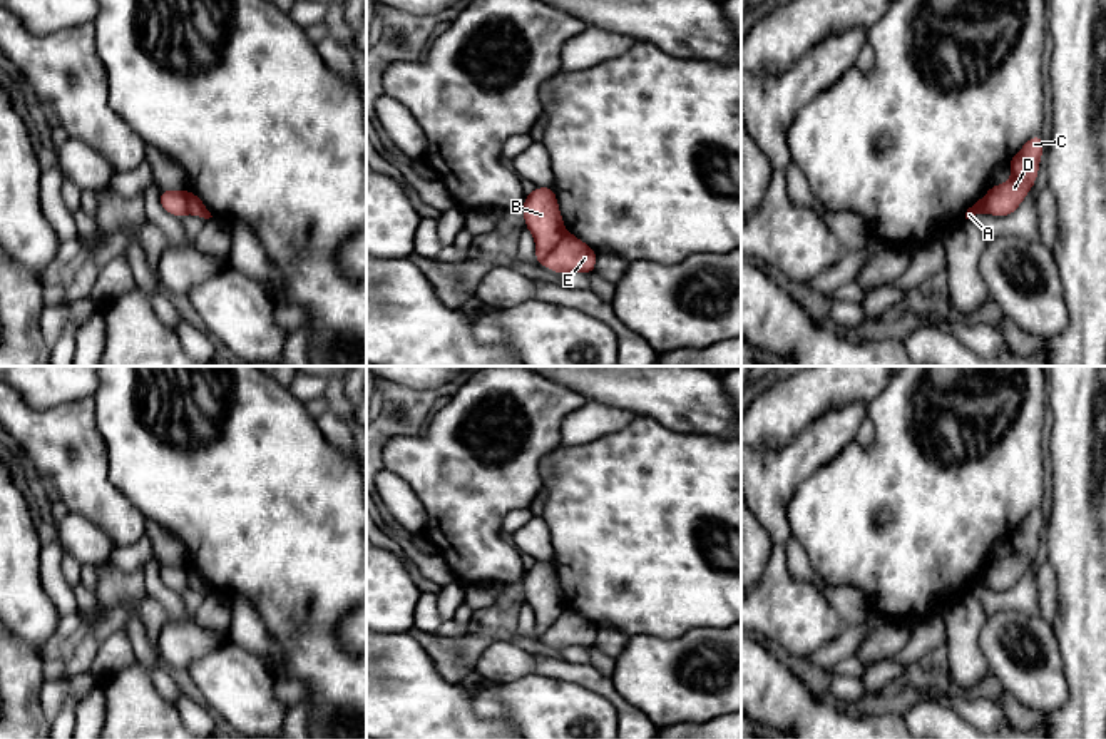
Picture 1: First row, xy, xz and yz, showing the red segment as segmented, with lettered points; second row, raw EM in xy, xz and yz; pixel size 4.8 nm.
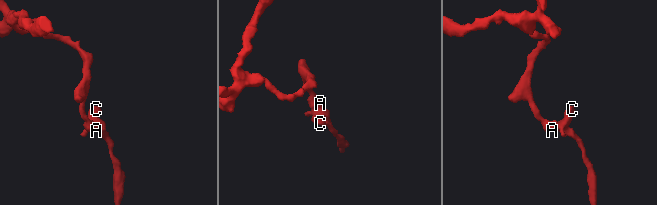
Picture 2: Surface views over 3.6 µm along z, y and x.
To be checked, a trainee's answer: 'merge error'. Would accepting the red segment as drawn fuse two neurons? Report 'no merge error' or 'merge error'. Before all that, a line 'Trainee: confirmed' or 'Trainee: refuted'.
Trainee: confirmed
merge error

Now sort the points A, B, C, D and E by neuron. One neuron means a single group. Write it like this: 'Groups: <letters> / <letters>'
Groups: A B / C D E

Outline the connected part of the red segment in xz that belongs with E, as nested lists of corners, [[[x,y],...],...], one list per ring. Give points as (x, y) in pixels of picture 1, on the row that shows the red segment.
[[[574,234],[566,236],[550,251],[549,257],[540,261],[542,268],[550,268],[556,274],[579,271],[591,274],[596,269],[597,252],[577,239]]]

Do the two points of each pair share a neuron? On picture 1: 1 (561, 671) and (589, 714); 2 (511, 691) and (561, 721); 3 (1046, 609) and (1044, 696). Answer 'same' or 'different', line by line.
1: different
2: same
3: different

